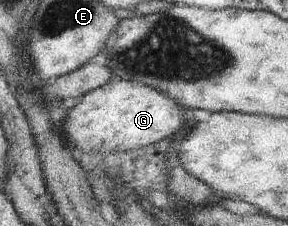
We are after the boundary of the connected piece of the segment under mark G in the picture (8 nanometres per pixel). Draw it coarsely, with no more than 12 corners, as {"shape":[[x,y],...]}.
{"shape":[[139,81],[87,93],[60,127],[83,151],[182,134],[185,108]]}

